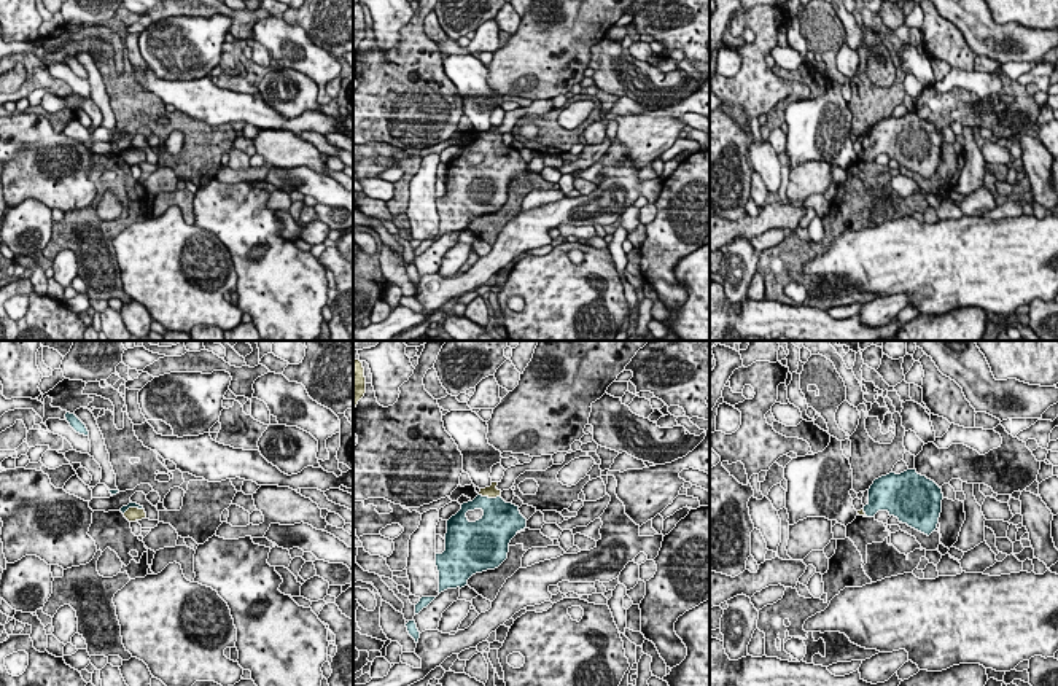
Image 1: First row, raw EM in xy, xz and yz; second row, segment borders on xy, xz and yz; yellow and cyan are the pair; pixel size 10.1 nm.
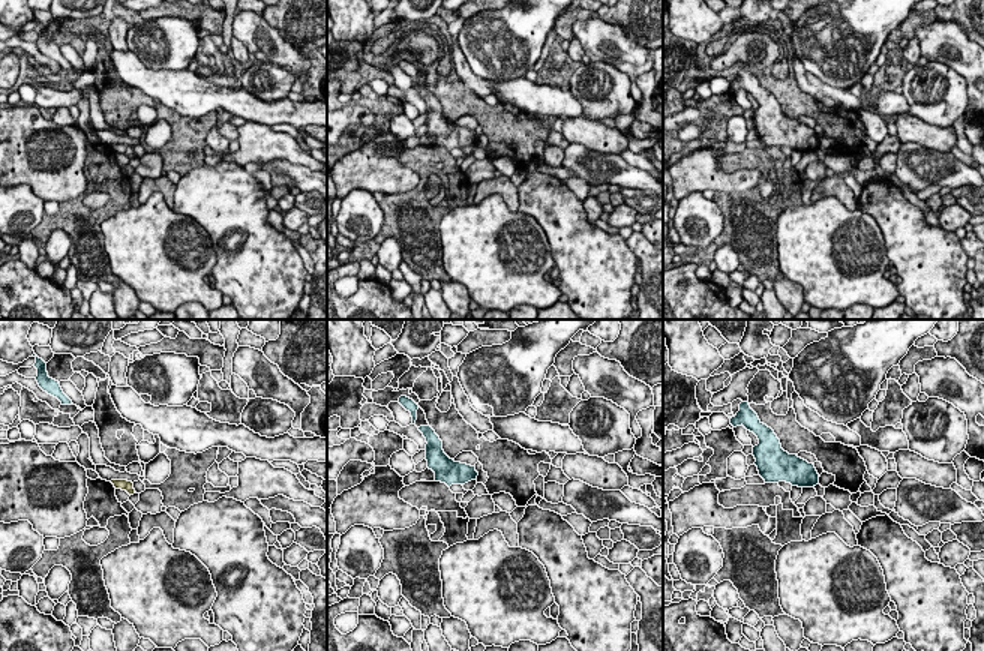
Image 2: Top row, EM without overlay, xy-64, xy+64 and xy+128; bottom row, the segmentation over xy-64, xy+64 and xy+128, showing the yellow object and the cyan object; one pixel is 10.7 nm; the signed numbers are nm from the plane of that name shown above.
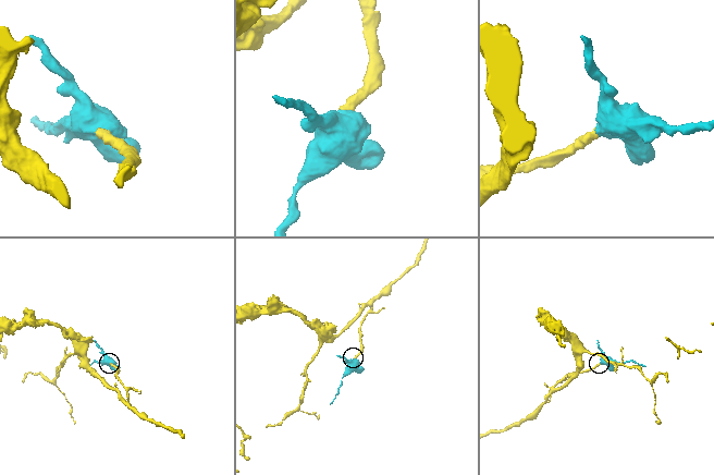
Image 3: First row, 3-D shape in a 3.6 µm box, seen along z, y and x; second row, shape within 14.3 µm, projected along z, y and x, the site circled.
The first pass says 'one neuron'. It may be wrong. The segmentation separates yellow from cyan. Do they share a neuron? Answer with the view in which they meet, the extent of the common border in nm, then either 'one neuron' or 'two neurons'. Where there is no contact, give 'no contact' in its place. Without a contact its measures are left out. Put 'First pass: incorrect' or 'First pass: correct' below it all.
xz | 220 nm | one neuron
First pass: correct

